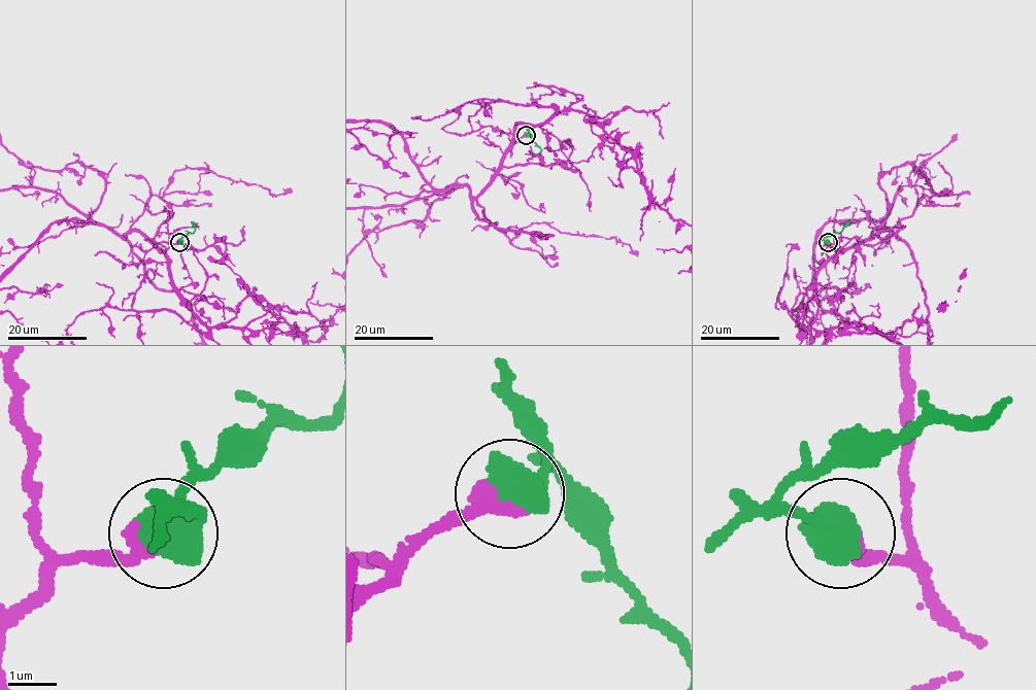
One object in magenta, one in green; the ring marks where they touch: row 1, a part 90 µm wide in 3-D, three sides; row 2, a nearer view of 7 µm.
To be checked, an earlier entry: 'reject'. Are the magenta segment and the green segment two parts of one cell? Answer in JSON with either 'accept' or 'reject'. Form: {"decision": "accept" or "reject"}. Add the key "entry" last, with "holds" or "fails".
{"decision": "accept", "entry": "fails"}

